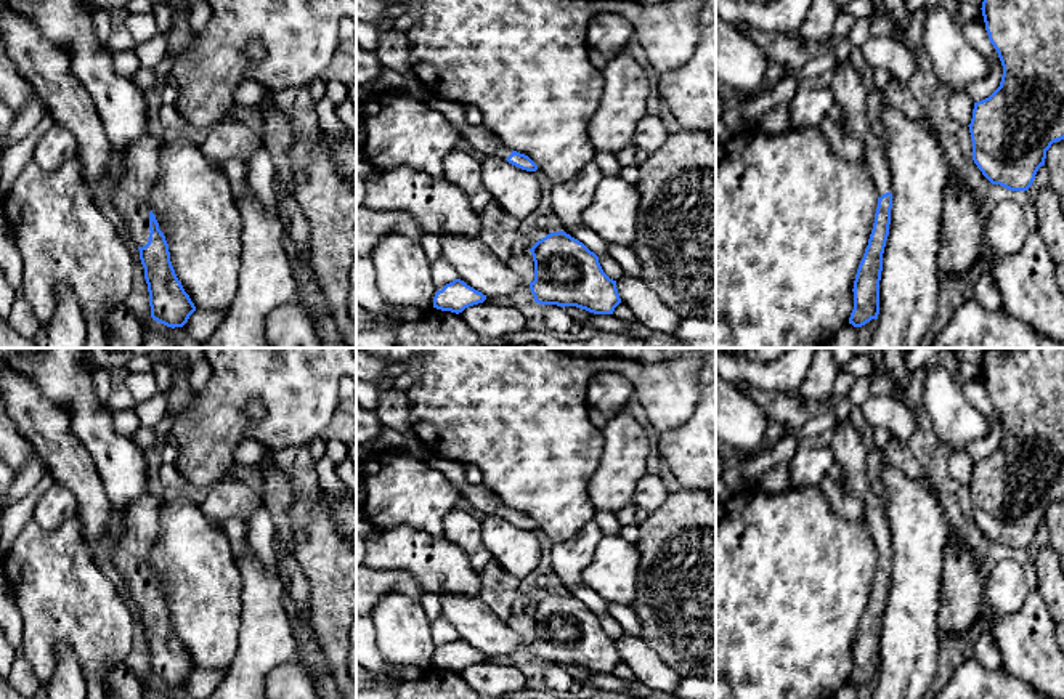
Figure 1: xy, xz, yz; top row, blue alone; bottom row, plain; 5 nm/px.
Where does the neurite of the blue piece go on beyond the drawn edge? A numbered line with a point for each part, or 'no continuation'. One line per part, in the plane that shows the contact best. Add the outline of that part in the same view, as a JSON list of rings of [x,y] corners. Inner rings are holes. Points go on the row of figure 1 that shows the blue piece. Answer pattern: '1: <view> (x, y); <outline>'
1: xy (138, 173); [[[146,133],[132,143],[120,164],[120,173],[112,178],[114,205],[124,218],[130,237],[136,247],[148,244],[149,237],[149,196],[159,175],[160,141]]]

